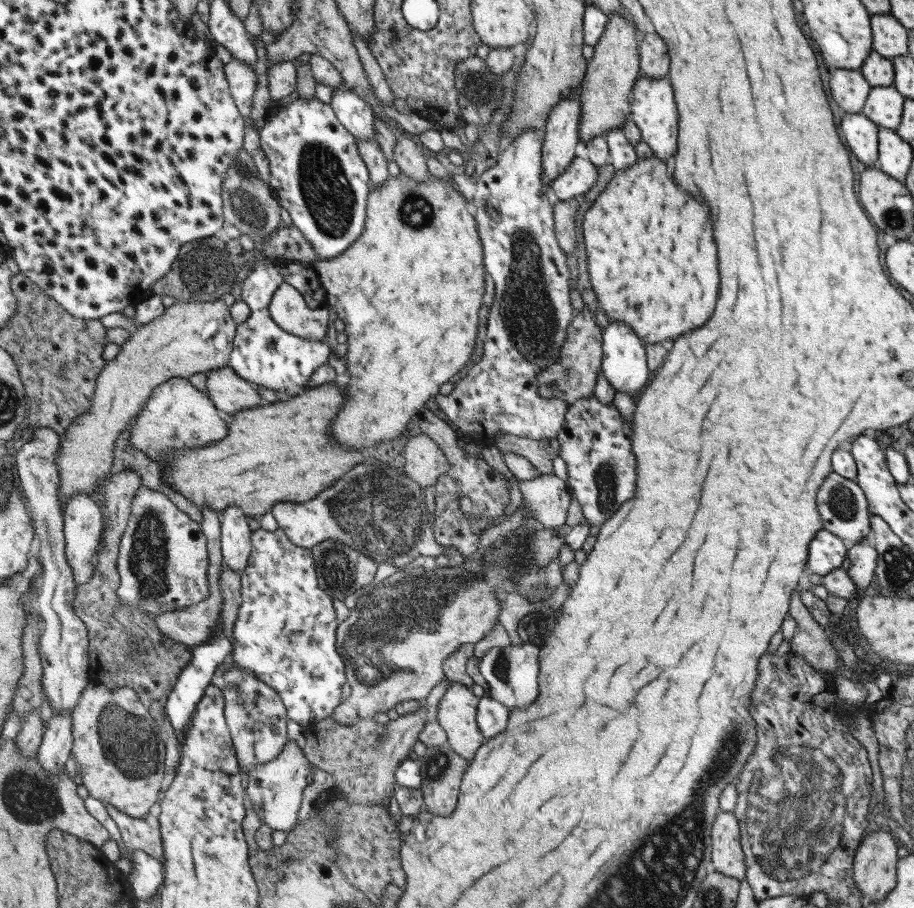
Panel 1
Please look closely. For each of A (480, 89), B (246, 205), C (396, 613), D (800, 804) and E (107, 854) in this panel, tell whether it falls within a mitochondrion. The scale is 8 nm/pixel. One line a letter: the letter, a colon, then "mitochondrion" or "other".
A: mitochondrion
B: mitochondrion
C: mitochondrion
D: mitochondrion
E: other

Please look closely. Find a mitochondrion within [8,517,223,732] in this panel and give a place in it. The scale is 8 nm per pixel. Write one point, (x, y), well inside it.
(134, 646)

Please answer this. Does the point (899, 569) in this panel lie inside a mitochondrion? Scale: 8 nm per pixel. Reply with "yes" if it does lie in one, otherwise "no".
yes

